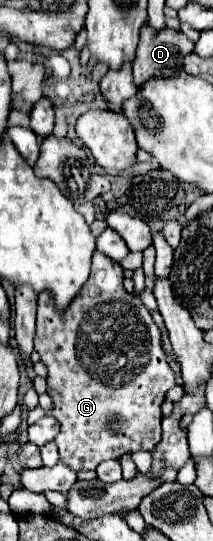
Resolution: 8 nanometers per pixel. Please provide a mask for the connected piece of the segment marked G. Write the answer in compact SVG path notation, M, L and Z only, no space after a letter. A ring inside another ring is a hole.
M94 251L88 283L84 283L80 295L76 295L74 303L70 303L64 311L56 311L50 291L42 291L38 295L34 349L48 367L48 395L54 405L48 411L42 407L32 409L28 413L28 425L46 415L56 417L62 425L56 437L60 459L74 471L96 469L98 463L120 459L126 453L152 451L152 447L156 447L162 439L160 405L166 399L166 391L176 385L174 371L160 347L160 329L142 301L136 295L126 293L122 285L122 271L120 263L112 263L112 259Z

